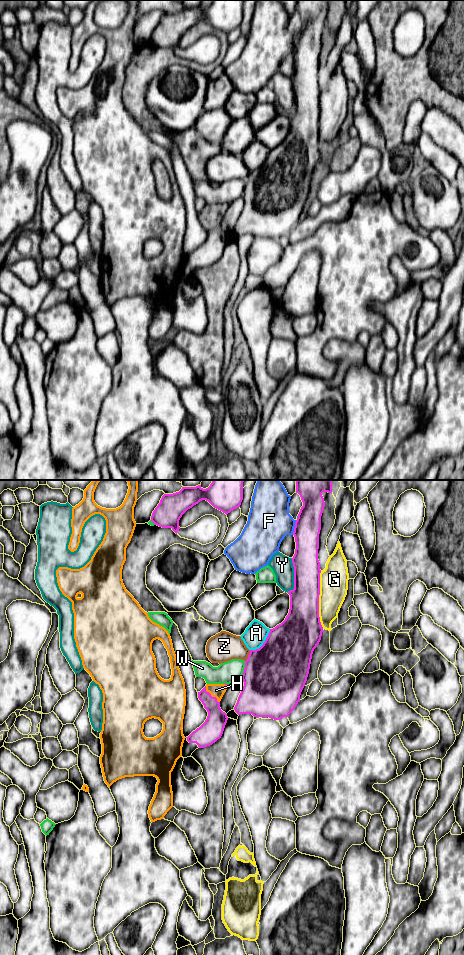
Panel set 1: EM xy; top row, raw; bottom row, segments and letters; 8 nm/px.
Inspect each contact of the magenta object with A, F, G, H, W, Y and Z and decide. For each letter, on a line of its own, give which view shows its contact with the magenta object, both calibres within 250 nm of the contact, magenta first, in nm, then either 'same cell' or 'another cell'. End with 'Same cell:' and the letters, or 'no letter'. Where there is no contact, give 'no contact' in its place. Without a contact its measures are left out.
A: meets magenta in xy; 480 nm thick on the magenta side, 180 nm on the other; another cell
F: meets magenta in xy; 220 nm thick on the magenta side, 340 nm on the other; another cell
G: meets magenta in xy; 300 nm thick on the magenta side, 220 nm on the other; another cell
H: meets magenta in xy; 170 nm thick on the magenta side, 110 nm on the other; another cell
W: meets magenta in xy; 500 nm thick on the magenta side, 170 nm on the other; another cell
Y: meets magenta in xy; 240 nm thick on the magenta side, 160 nm on the other; another cell
Z: meets magenta in xy; 480 nm thick on the magenta side, 240 nm on the other; another cell
Same cell: no letter

